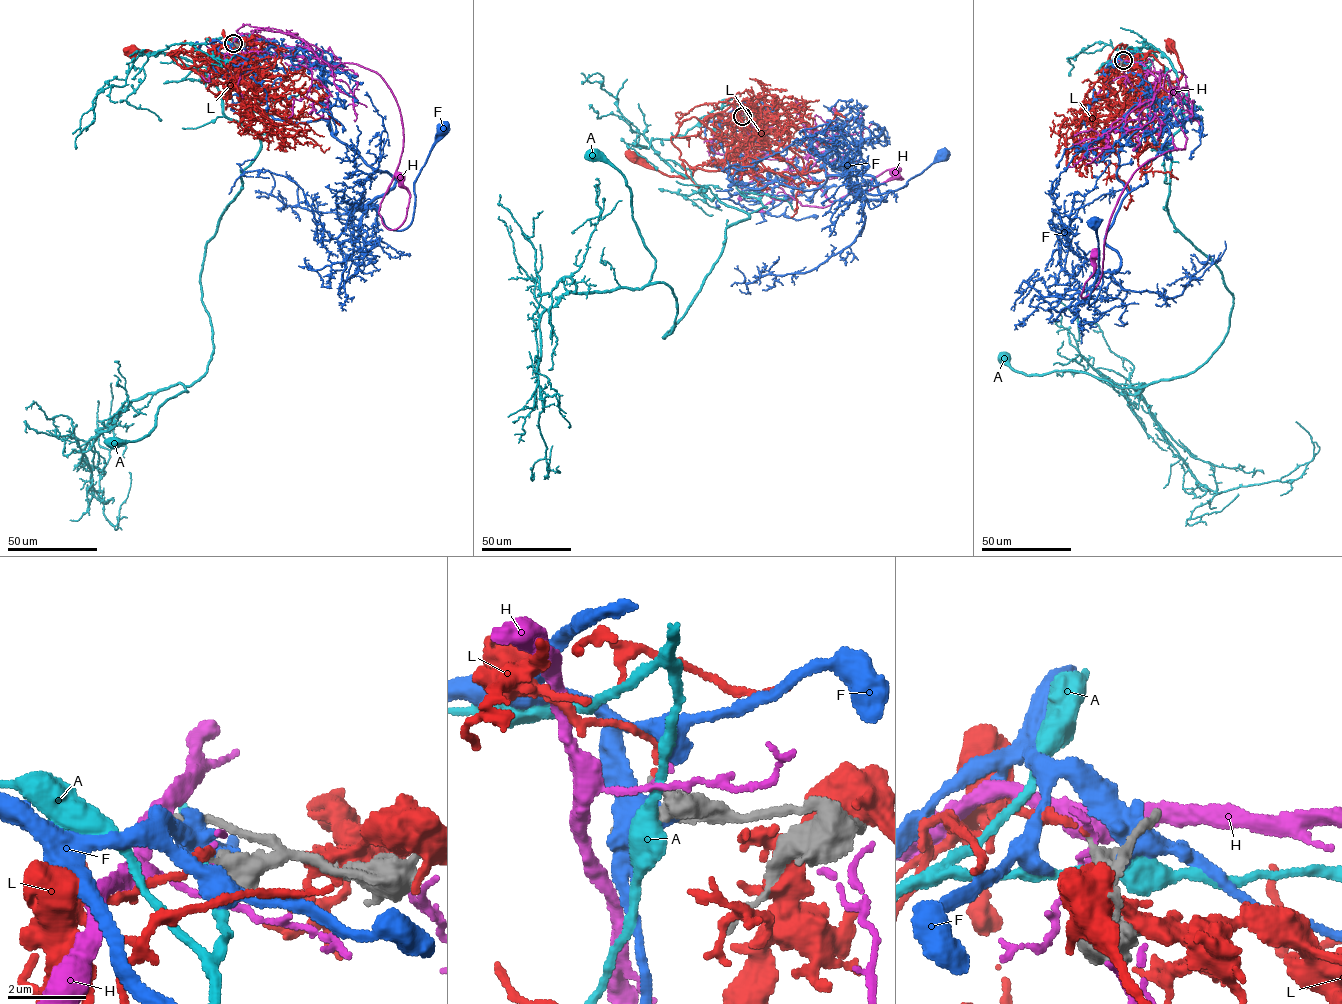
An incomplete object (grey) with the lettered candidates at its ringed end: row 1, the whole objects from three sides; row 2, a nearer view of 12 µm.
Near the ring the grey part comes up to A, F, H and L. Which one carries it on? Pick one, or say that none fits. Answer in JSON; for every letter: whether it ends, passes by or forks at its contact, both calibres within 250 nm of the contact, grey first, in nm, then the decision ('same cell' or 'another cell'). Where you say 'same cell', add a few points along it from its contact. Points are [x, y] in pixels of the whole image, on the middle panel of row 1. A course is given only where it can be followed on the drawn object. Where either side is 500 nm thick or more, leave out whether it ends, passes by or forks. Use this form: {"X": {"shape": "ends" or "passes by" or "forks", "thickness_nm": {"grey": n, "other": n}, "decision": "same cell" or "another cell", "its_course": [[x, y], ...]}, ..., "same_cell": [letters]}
{"A": {"thickness_nm": {"grey": 650, "other": 400}, "decision": "another cell"}, "F": {"shape": "forks", "thickness_nm": {"grey": 240, "other": 460}, "decision": "another cell"}, "H": {"shape": "forks", "thickness_nm": {"grey": 480, "other": 80}, "decision": "another cell"}, "L": {"shape": "ends", "thickness_nm": {"grey": 320, "other": 140}, "decision": "another cell"}, "same_cell": []}

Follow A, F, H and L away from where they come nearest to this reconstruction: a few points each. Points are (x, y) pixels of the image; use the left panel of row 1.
A: (235, 45), (148, 53), (202, 71), (260, 150), (205, 248), (207, 370), (114, 445)
F: (235, 43), (200, 56), (257, 110), (328, 120), (391, 176), (369, 205), (389, 228), (411, 223), (443, 127)
H: (235, 45), (254, 34), (289, 55), (375, 71), (403, 123), (379, 212), (392, 229), (410, 194), (399, 177)
L: (235, 45), (228, 51), (232, 57), (226, 57), (232, 67), (231, 57), (235, 65), (184, 53), (131, 49)

